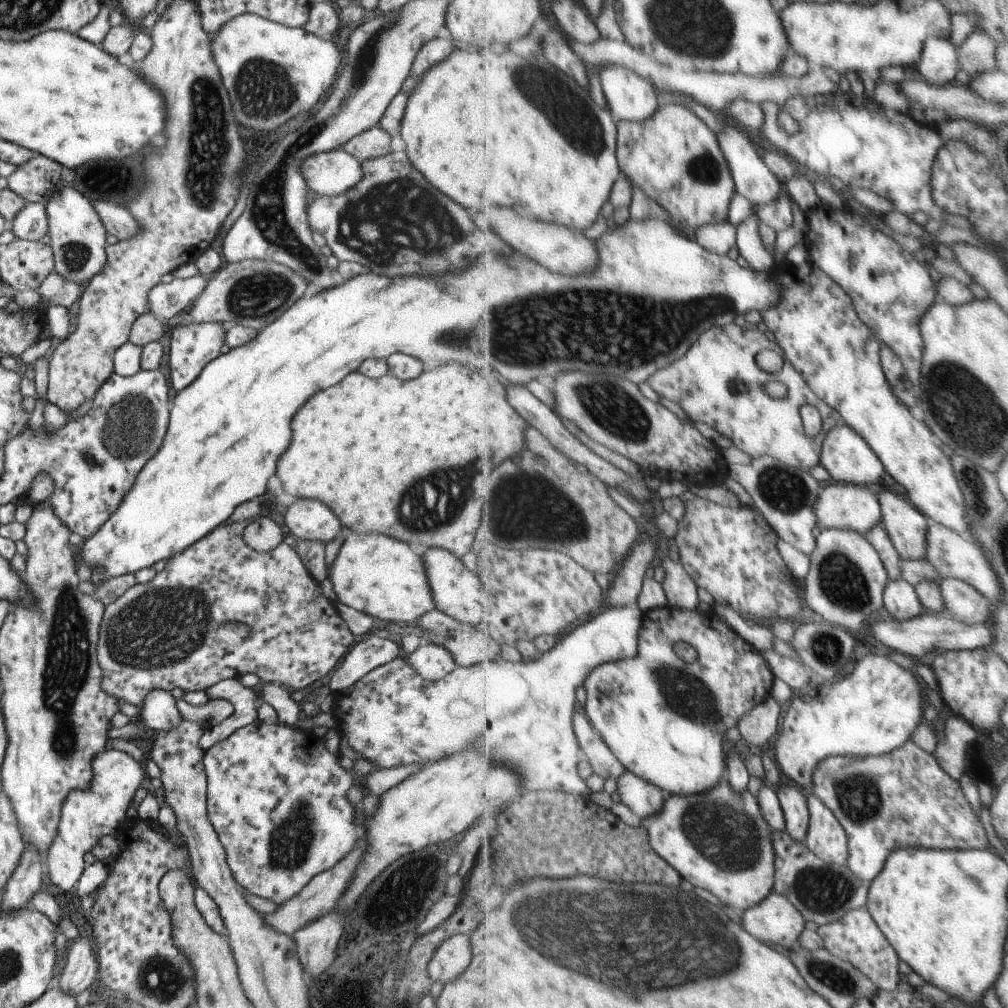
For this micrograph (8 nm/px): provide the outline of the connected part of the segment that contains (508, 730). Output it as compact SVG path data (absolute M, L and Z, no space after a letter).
M627 605L624 607L611 607L611 608L605 608L605 610L602 613L599 613L596 617L594 617L593 620L590 620L589 622L585 623L584 625L581 625L581 628L576 628L573 632L570 632L569 634L565 635L557 642L557 644L546 653L542 653L539 658L537 659L525 659L520 658L515 655L506 654L502 658L499 658L498 660L492 661L491 663L489 661L483 661L482 663L477 663L468 667L455 667L451 672L448 672L447 675L443 676L442 679L434 680L433 682L429 682L426 680L423 680L414 670L410 667L408 664L408 661L403 661L402 657L395 657L393 660L390 660L389 662L386 662L385 664L373 667L370 671L367 671L367 674L364 674L362 677L359 677L357 680L353 681L346 689L340 690L340 692L333 691L331 695L332 701L334 702L334 705L332 706L332 716L336 717L339 723L338 731L339 738L342 737L347 740L347 744L349 745L349 748L353 750L353 752L357 752L359 756L361 756L363 759L366 759L370 761L371 763L375 764L375 766L379 766L380 769L392 769L393 767L398 767L401 765L426 765L435 761L438 761L439 759L444 759L445 757L450 757L451 755L457 754L459 751L463 751L465 749L473 748L474 744L477 742L477 738L481 736L481 744L489 744L489 732L491 732L491 742L495 744L495 746L491 746L493 750L496 750L496 756L499 757L499 760L502 761L502 764L507 768L513 768L513 771L516 774L519 774L521 778L523 778L523 786L522 790L525 790L525 792L529 792L530 790L559 790L559 792L566 792L567 794L572 795L581 795L583 798L589 798L588 796L591 794L592 790L589 788L589 785L587 784L586 779L581 778L581 774L579 774L579 761L583 758L583 752L582 748L580 747L580 741L578 740L578 736L576 735L575 731L575 724L574 724L574 713L575 712L575 702L577 702L577 698L575 698L575 690L579 688L579 686L584 686L585 682L588 680L588 676L592 674L593 671L596 670L597 667L602 665L603 663L608 663L611 661L626 659L626 658L633 658L634 656L638 655L638 648L640 647L640 628L643 627L643 622L645 620L645 612L639 608L639 606L635 605Z

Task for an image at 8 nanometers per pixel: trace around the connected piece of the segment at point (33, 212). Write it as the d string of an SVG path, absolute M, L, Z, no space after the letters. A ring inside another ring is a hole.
M28 202L15 214L8 228L15 239L39 241L47 232L47 217L44 205L39 202Z

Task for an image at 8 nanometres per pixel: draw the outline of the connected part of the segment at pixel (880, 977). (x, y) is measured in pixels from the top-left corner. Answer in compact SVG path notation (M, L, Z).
M867 906L850 910L841 920L820 925L818 931L823 937L825 947L835 956L849 961L864 972L879 989L894 991L899 988L899 981L904 980L903 974L897 970L901 962L900 956Z

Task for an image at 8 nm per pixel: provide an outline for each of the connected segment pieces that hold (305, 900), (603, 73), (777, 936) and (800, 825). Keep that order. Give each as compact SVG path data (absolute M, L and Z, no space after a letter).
M364 834L336 865L309 879L308 883L295 896L292 896L287 902L279 904L273 912L261 915L266 926L273 932L291 938L293 932L297 929L335 908L339 895L342 895L342 892L346 889L346 884L352 879L352 874L356 871L358 860L362 857L364 851L365 839L366 835Z
M605 65L600 69L600 79L617 124L644 121L656 114L659 98L652 81L621 65Z
M773 892L763 902L742 913L742 924L757 940L779 944L783 948L791 949L800 940L805 930L806 918L801 911L786 897Z
M787 781L779 788L778 797L786 818L786 832L796 841L805 842L812 822L808 798L805 798L797 784Z

